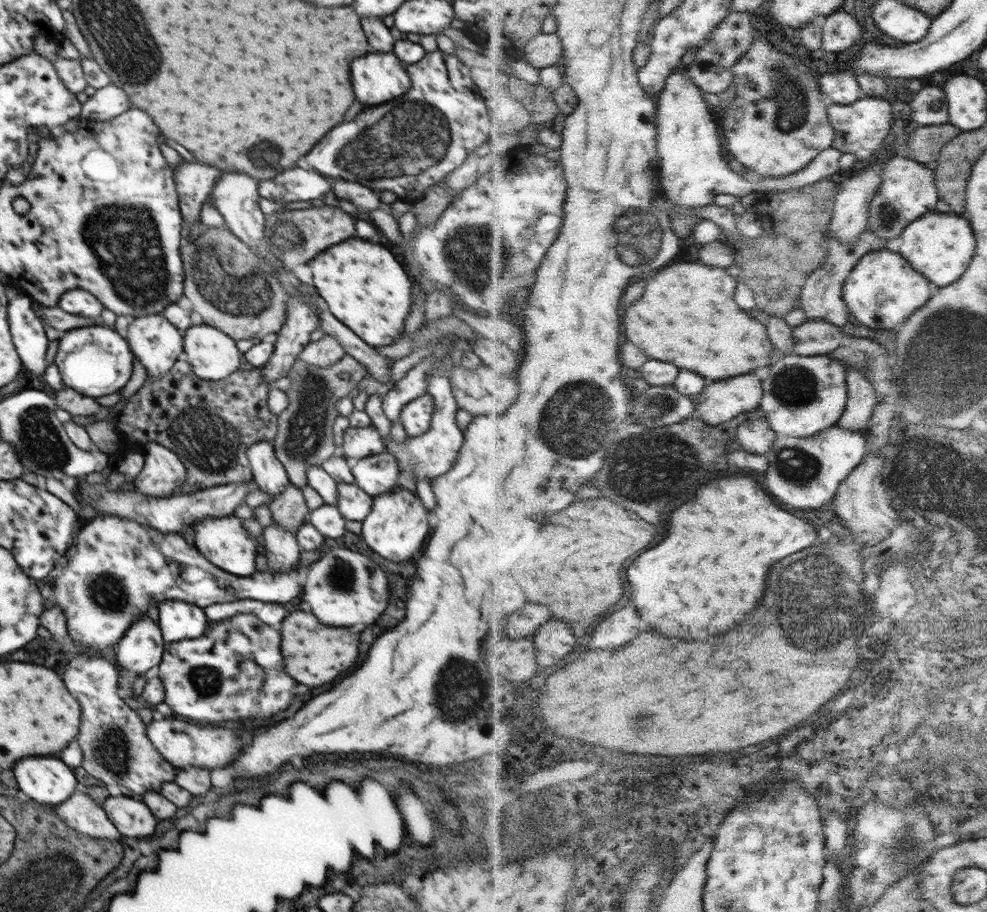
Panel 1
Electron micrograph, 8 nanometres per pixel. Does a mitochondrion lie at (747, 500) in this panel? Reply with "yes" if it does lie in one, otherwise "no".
no

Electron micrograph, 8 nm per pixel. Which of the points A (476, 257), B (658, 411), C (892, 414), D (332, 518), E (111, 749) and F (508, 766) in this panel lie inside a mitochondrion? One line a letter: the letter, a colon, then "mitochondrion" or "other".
A: mitochondrion
B: mitochondrion
C: mitochondrion
D: other
E: mitochondrion
F: other

